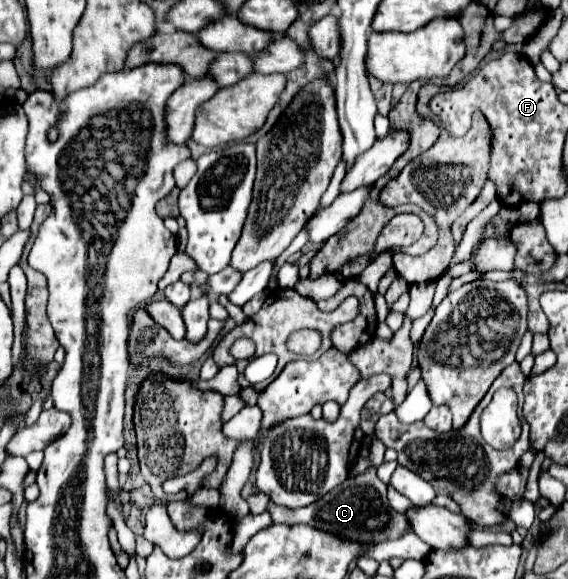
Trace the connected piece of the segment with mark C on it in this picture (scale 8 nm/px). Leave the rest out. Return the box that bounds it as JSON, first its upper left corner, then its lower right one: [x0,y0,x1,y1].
[267,467,409,545]

